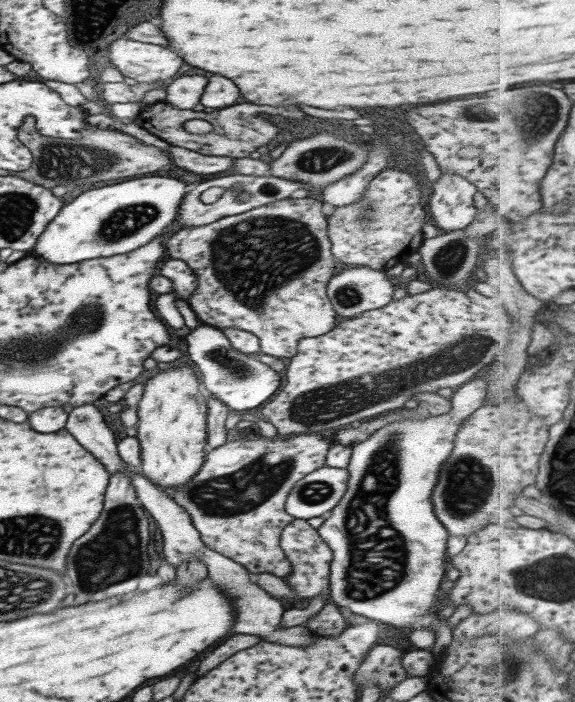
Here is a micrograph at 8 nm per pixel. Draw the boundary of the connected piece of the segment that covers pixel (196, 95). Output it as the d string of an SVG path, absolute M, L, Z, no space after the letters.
M181 76L164 86L165 103L169 103L173 108L179 110L189 110L199 103L203 86L205 86L203 76Z

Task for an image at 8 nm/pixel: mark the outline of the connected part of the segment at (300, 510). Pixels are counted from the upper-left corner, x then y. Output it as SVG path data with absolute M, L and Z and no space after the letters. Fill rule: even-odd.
M323 465L298 480L284 499L284 509L294 519L309 520L331 510L347 488L347 469Z

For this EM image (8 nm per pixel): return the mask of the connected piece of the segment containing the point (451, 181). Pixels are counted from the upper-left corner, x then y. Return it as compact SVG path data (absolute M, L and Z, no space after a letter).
M441 173L435 182L431 183L431 196L426 205L428 221L430 221L440 232L449 232L466 228L474 219L479 207L479 199L475 186L467 179L453 173Z

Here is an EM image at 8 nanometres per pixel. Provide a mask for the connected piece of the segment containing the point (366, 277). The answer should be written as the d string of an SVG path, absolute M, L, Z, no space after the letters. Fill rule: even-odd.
M348 266L328 280L326 295L339 320L353 318L366 310L385 306L391 301L394 288L395 286L385 276L384 270L373 270L363 266Z

